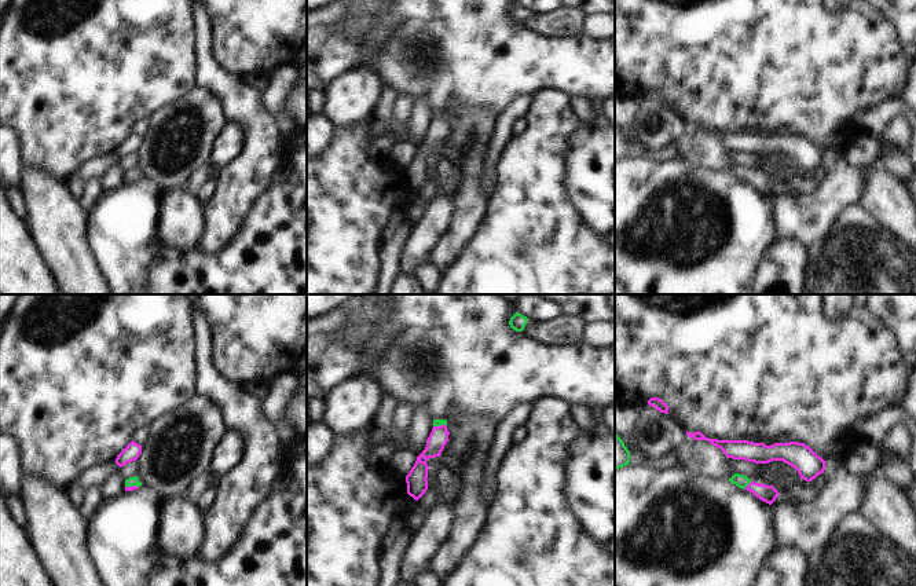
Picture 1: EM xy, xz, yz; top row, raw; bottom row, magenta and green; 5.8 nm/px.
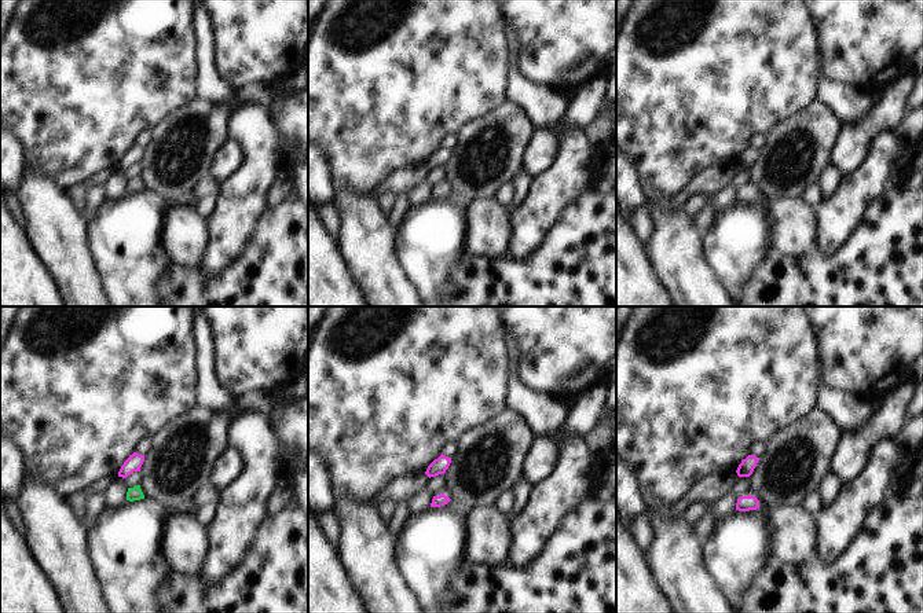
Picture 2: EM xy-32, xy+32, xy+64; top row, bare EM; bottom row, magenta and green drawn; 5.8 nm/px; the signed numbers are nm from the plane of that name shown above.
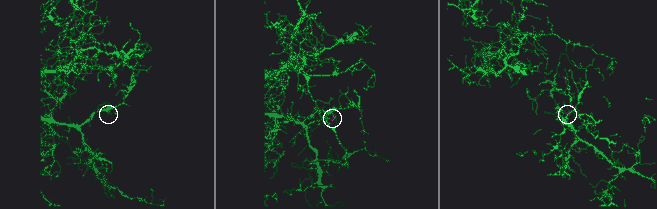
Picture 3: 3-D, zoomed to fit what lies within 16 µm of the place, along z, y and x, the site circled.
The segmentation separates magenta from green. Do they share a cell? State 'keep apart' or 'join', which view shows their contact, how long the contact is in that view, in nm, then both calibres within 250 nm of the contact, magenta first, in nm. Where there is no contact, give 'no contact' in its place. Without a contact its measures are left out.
join | yz | 70 nm | 100/80 nm

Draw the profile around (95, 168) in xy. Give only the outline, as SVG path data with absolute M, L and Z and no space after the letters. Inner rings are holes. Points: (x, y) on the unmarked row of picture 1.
M107 154L98 157L85 162L76 175L81 177L83 182L87 182L89 177L100 177L109 166L118 164L120 158L114 154Z

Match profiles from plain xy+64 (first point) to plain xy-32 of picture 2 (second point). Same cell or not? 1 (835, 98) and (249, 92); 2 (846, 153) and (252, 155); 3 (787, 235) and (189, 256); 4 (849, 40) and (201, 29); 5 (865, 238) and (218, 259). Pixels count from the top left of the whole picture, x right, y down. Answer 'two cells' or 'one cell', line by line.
1: two cells
2: two cells
3: one cell
4: two cells
5: two cells

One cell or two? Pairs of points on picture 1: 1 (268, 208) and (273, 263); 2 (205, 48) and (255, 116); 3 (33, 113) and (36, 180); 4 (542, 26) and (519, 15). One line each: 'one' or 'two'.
1: one
2: one
3: two
4: one

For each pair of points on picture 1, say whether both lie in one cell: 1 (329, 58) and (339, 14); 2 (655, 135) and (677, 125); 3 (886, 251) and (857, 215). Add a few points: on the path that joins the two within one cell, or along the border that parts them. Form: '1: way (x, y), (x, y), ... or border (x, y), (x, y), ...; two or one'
1: border (348, 14), (344, 25), (321, 26); two
2: way (660, 129), (671, 127); one
3: way (878, 242), (858, 223); one

